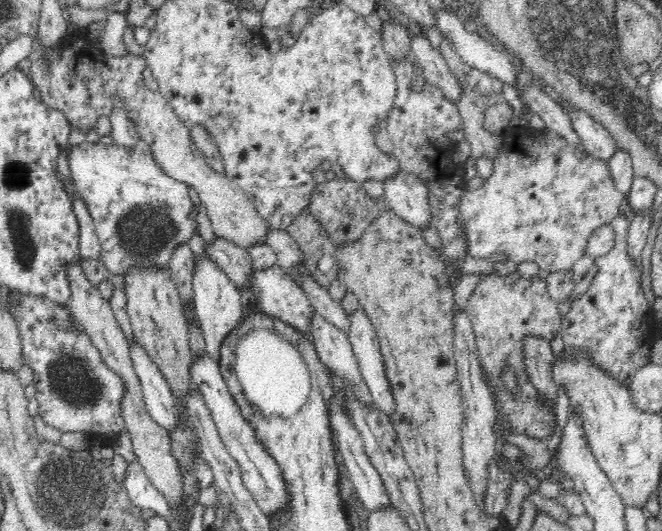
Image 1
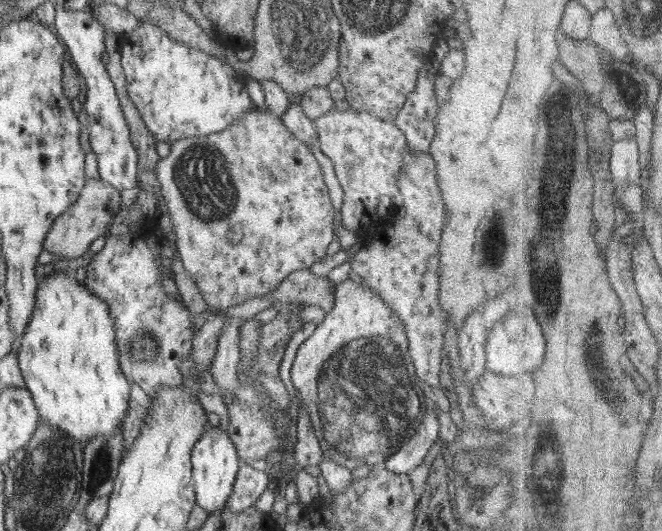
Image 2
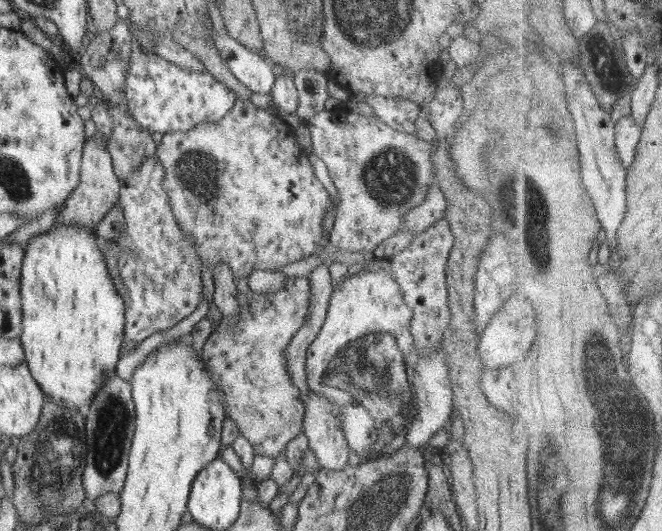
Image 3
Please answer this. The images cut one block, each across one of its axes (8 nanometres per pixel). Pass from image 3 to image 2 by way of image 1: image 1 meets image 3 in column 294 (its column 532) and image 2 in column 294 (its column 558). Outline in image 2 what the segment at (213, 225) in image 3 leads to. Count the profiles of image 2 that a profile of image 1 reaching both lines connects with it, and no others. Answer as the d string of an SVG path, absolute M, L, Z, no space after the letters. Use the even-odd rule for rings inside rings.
M254 108L224 131L179 138L169 145L170 154L156 165L156 178L174 225L179 257L210 312L208 320L193 334L191 359L195 367L193 375L182 384L189 394L201 397L200 376L213 362L219 337L232 319L219 312L270 293L291 272L310 269L324 258L335 235L335 213L316 158L270 110Z

